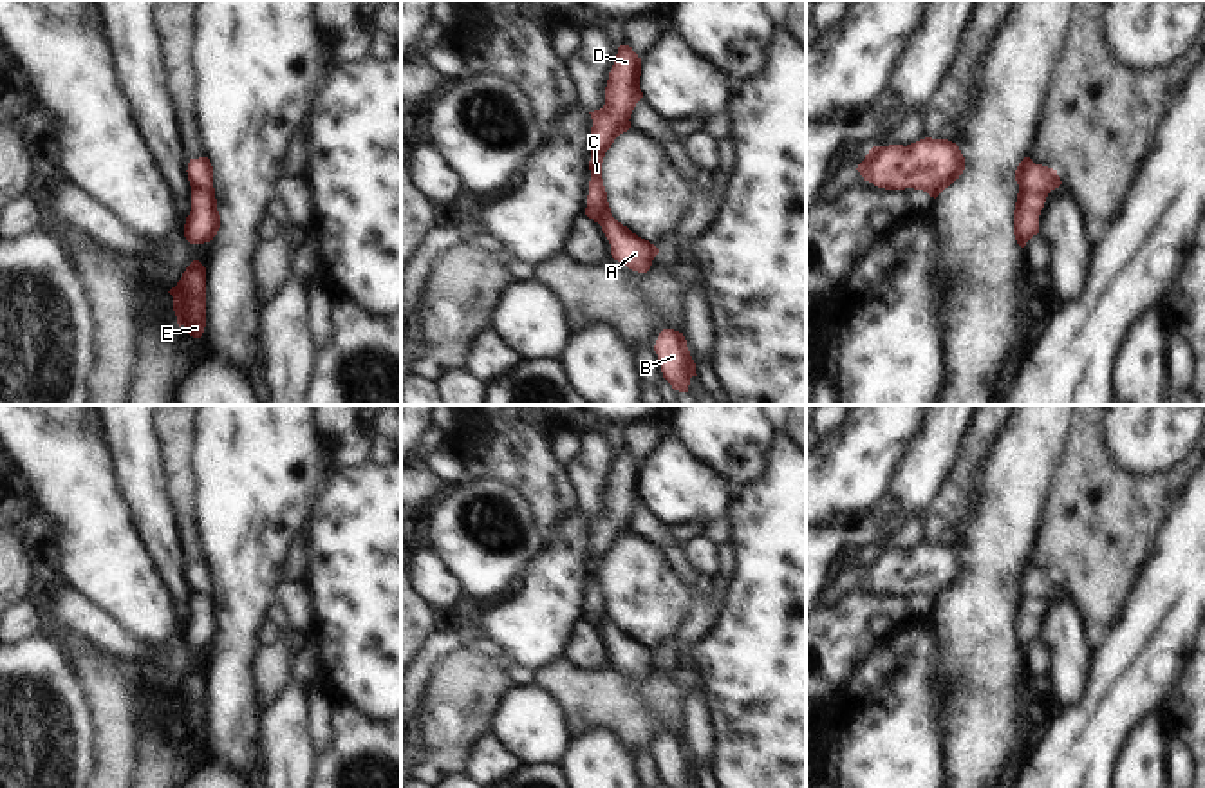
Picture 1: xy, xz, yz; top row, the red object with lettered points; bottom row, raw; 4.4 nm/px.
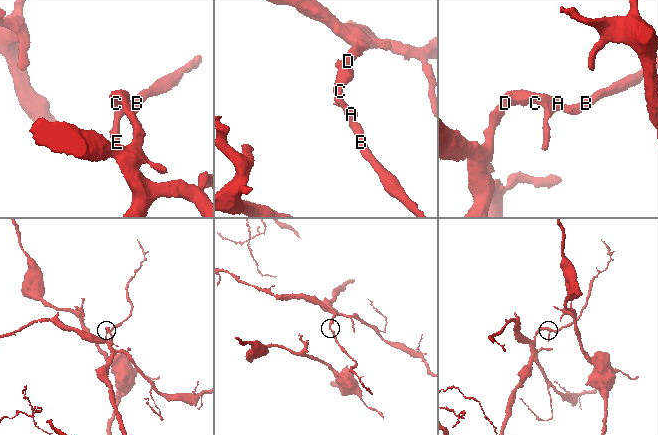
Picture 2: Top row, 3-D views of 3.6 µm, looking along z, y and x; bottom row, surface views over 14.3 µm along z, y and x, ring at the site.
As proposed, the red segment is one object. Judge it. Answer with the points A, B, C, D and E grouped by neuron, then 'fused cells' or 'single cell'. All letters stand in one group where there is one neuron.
A B C D E | single cell

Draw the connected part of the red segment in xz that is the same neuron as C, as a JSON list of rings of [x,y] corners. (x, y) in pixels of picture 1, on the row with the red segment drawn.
[[[620,45],[605,87],[605,105],[589,112],[591,134],[591,181],[585,215],[602,226],[611,255],[632,271],[647,273],[659,249],[618,222],[609,208],[602,179],[602,163],[614,139],[631,128],[631,114],[643,98],[640,89],[641,58],[629,45]]]

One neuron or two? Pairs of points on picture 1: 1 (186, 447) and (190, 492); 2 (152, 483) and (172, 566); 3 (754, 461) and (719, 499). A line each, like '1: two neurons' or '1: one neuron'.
1: one neuron
2: one neuron
3: two neurons

